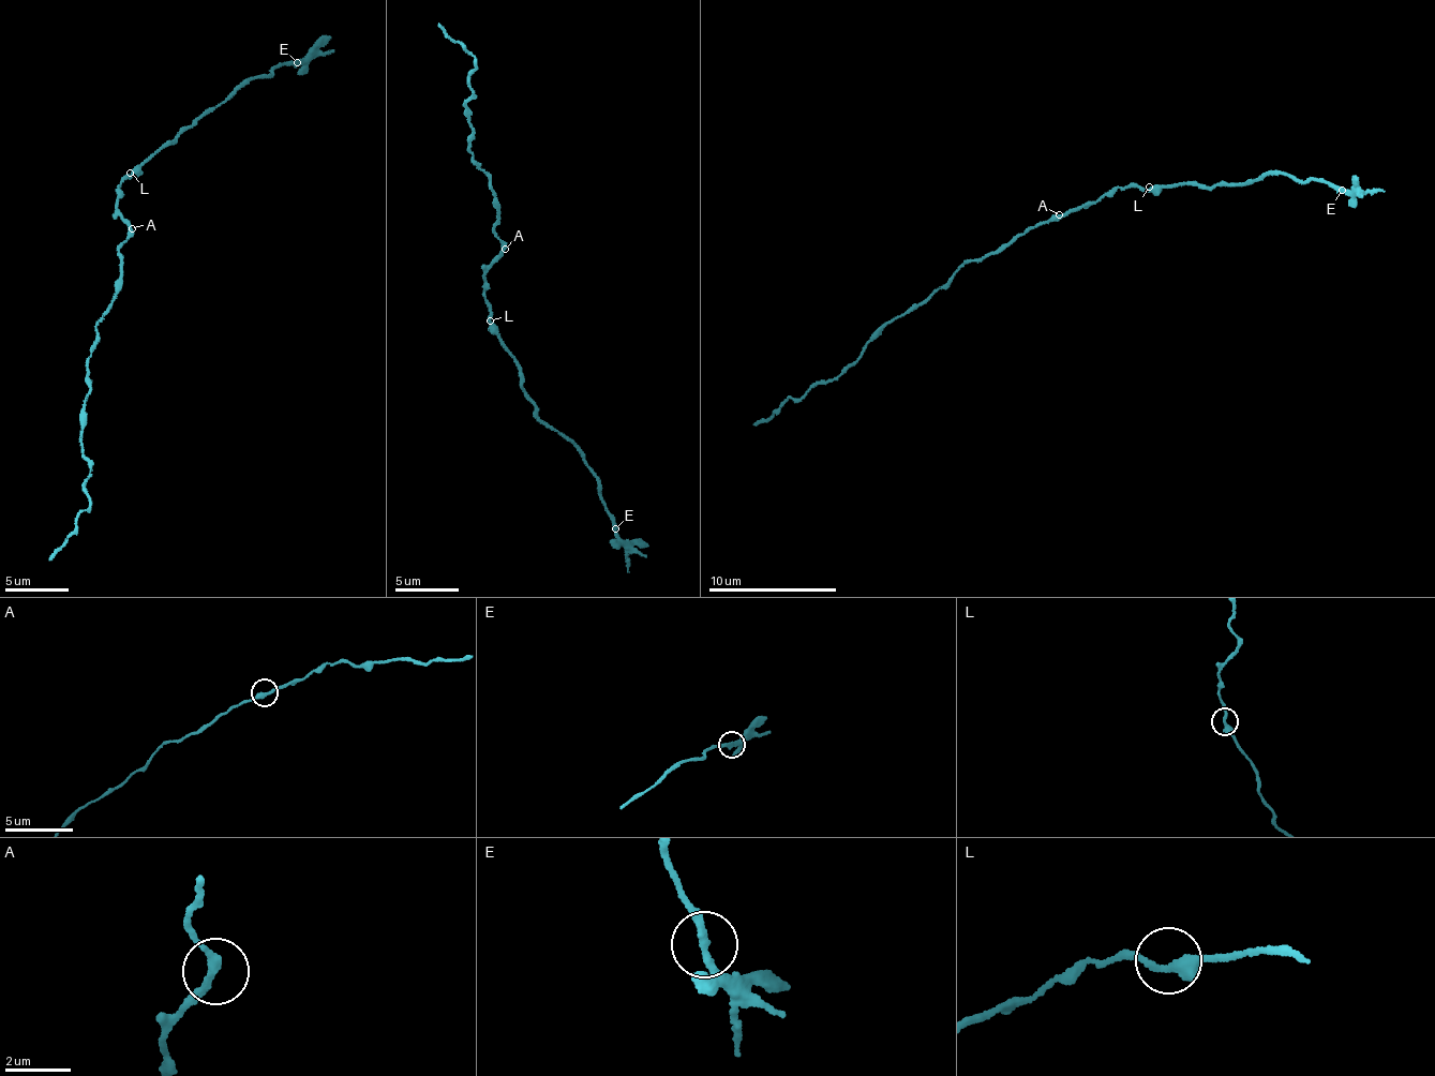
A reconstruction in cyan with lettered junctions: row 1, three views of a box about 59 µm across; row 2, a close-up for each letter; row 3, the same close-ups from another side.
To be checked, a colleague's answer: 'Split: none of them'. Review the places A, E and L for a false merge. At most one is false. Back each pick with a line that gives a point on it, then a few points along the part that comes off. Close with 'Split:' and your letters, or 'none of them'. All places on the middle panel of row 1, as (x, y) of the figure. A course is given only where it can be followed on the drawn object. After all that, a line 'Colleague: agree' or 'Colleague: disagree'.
E: place (615, 528); course (614, 529), (629, 570)
Split: E
Colleague: disagree

